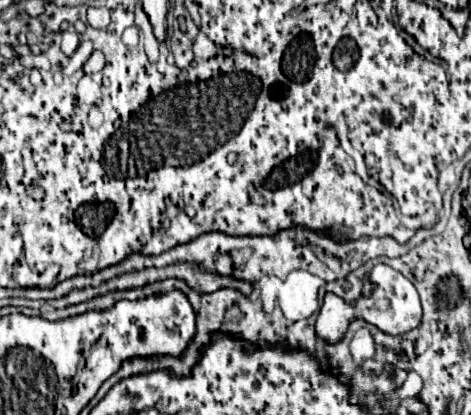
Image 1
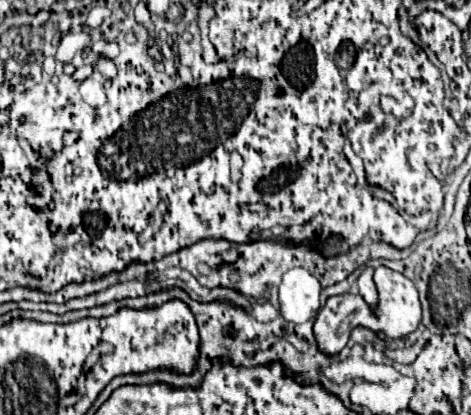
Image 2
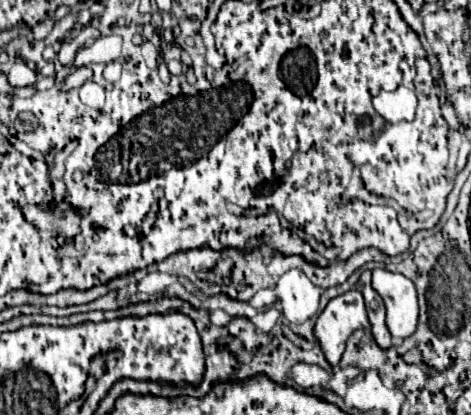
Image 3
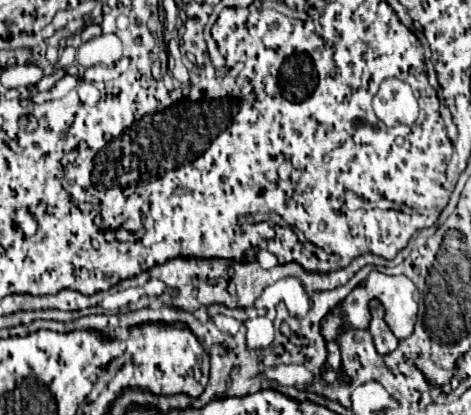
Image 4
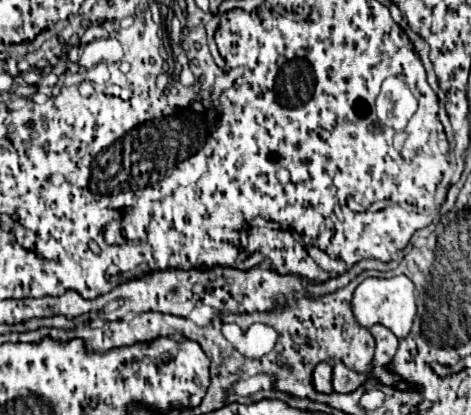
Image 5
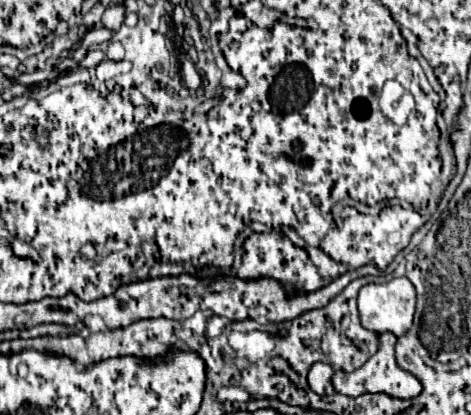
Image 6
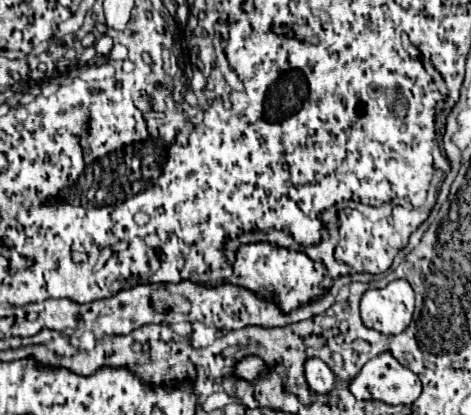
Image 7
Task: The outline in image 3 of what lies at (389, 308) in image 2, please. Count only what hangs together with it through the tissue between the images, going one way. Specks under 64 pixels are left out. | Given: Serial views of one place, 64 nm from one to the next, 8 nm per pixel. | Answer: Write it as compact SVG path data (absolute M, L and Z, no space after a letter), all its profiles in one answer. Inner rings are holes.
M374 268L372 286L380 292L384 300L386 326L392 338L410 336L418 324L418 300L414 284L402 274L384 268ZM358 290L332 298L320 312L314 326L314 336L332 366L338 366L338 356L344 352L348 336L358 328L370 328L364 296Z

